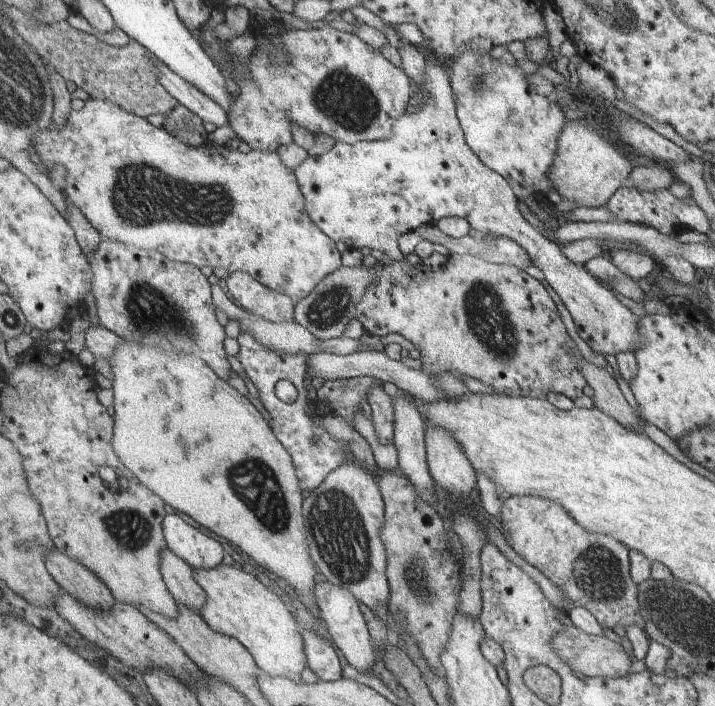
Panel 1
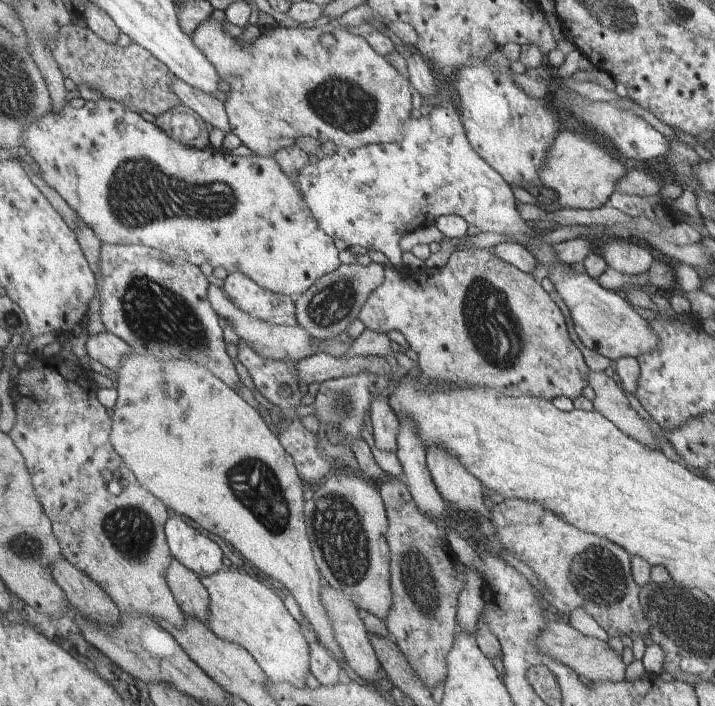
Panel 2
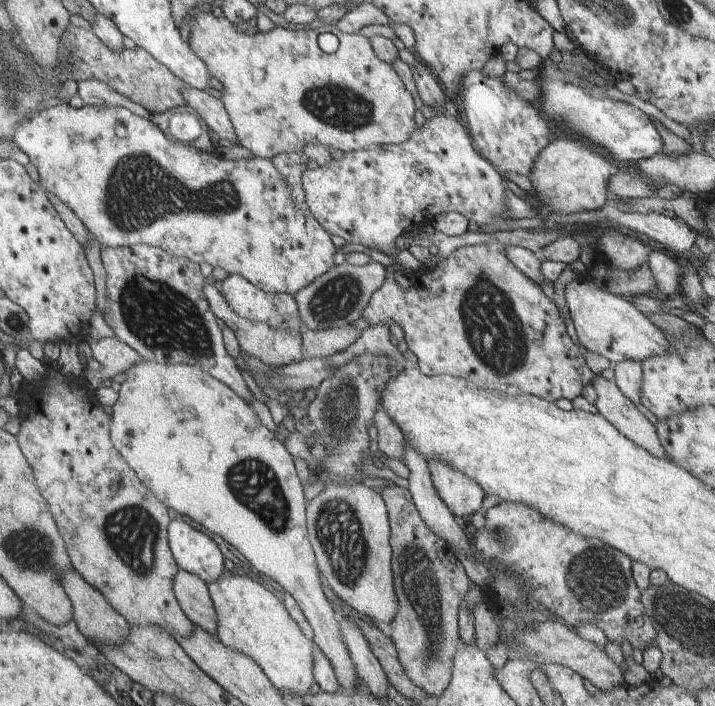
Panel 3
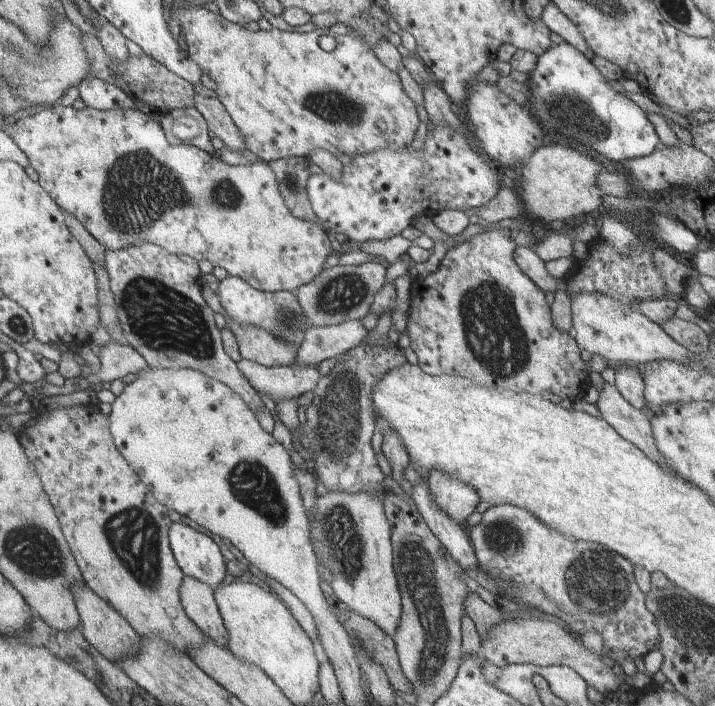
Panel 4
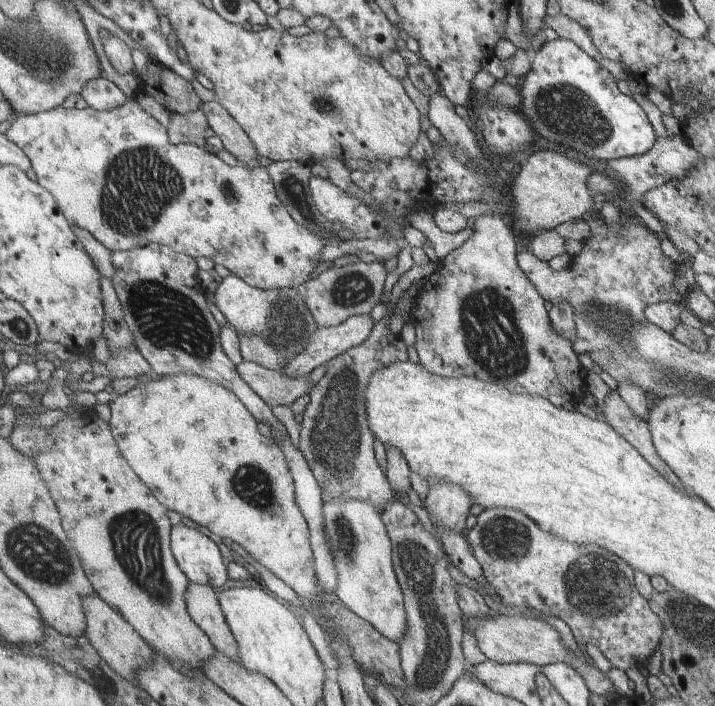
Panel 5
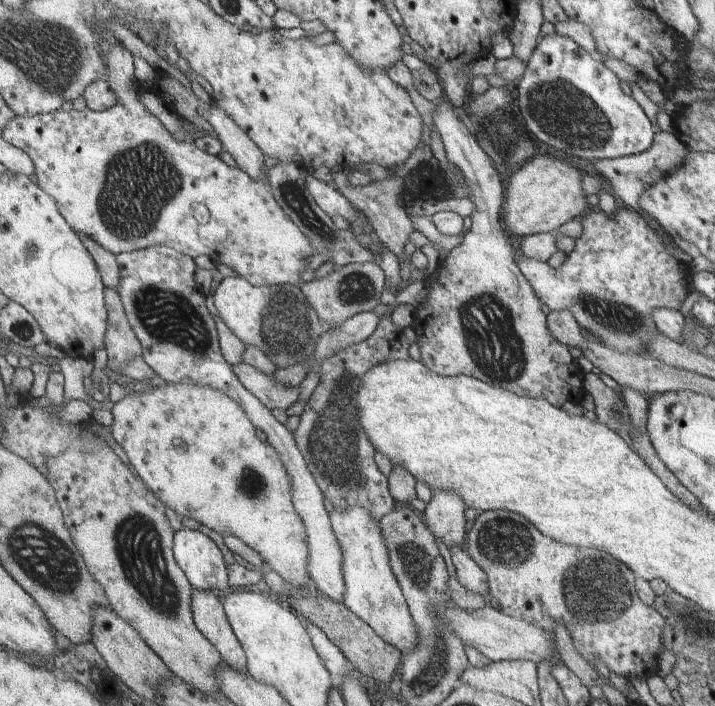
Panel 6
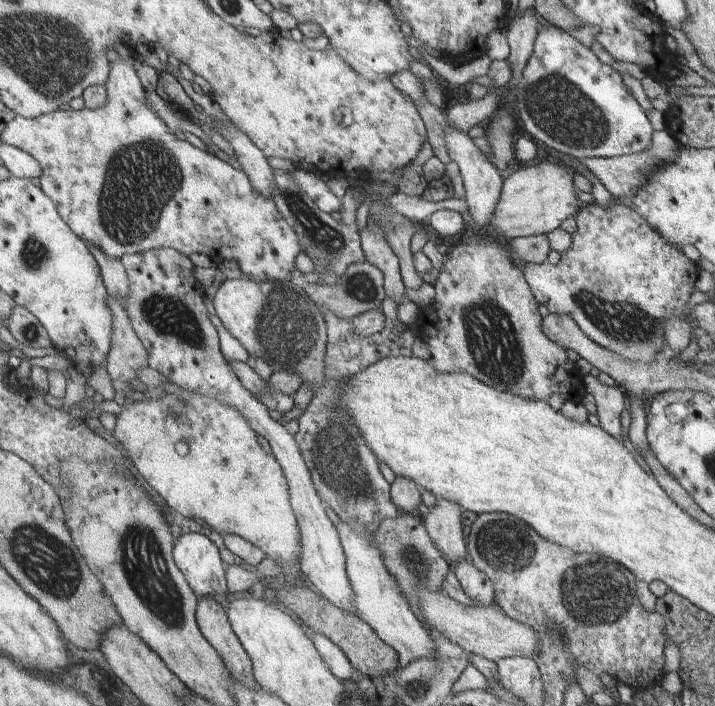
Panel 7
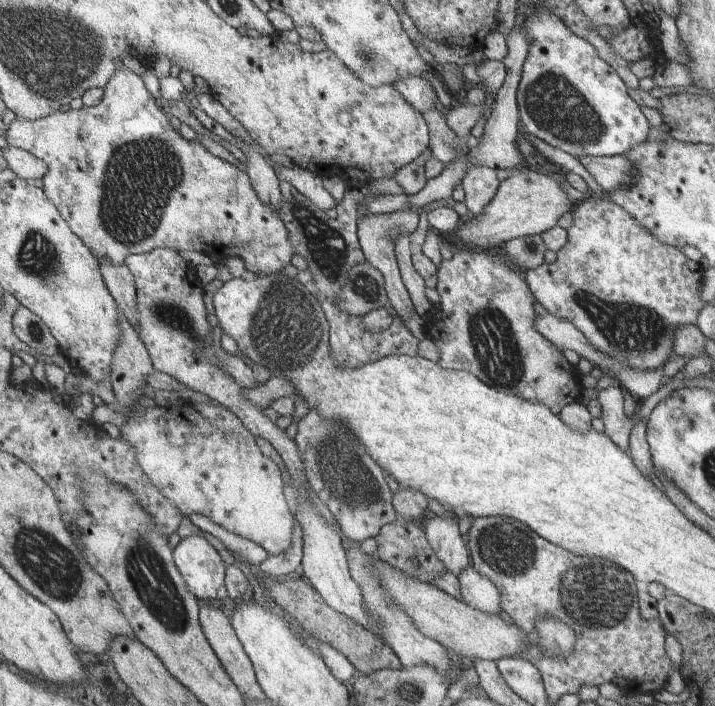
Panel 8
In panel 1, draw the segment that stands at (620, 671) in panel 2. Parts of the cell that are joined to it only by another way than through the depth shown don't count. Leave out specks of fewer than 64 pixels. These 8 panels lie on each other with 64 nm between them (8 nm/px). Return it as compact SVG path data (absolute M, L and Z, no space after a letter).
M572 624L564 625L564 628L551 640L551 645L563 657L566 664L571 664L573 670L581 672L588 678L622 678L629 673L630 666L635 662L630 660L622 644L613 642L605 636L586 634Z

